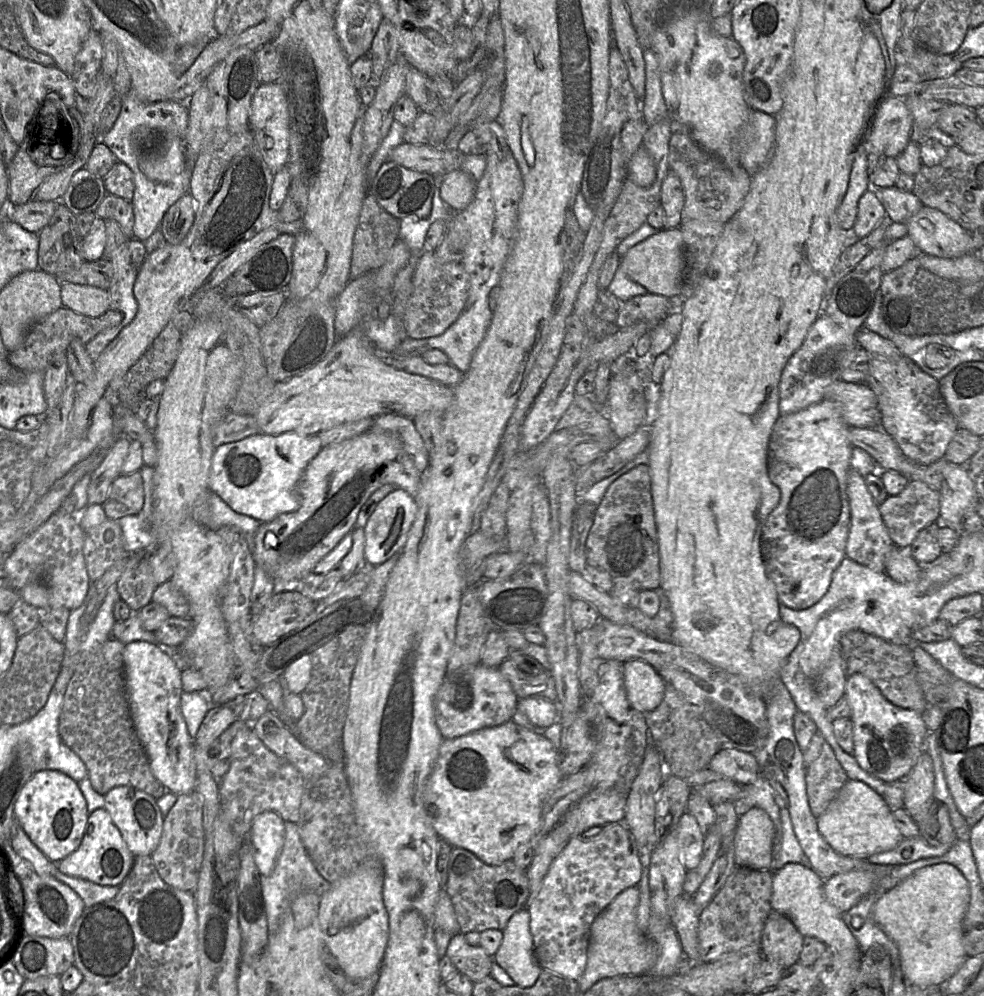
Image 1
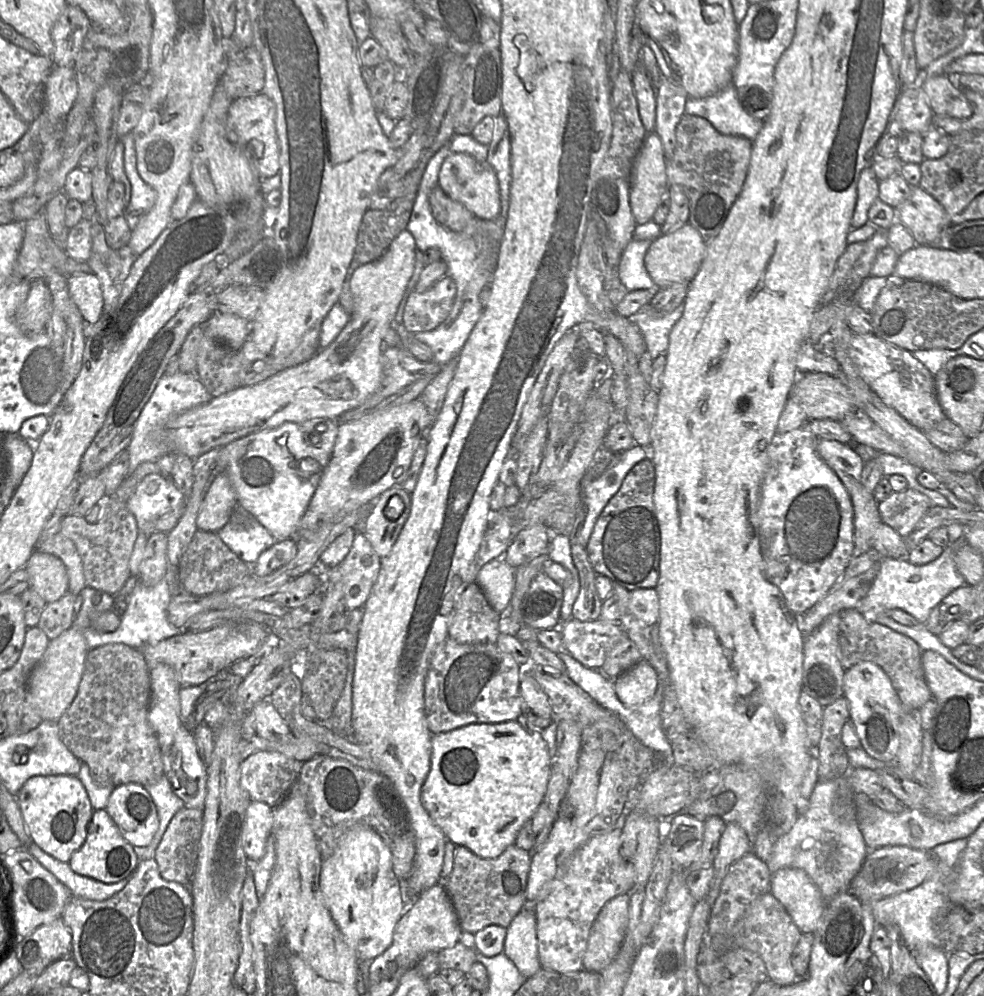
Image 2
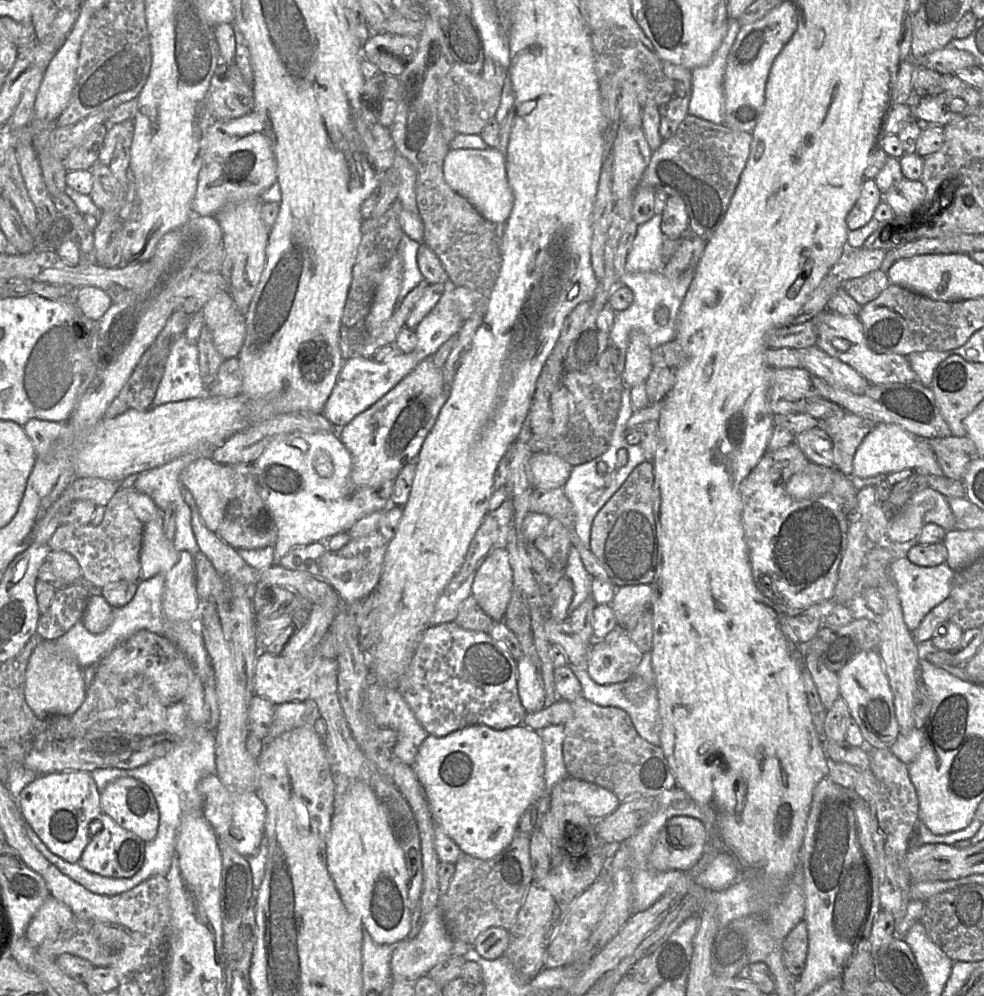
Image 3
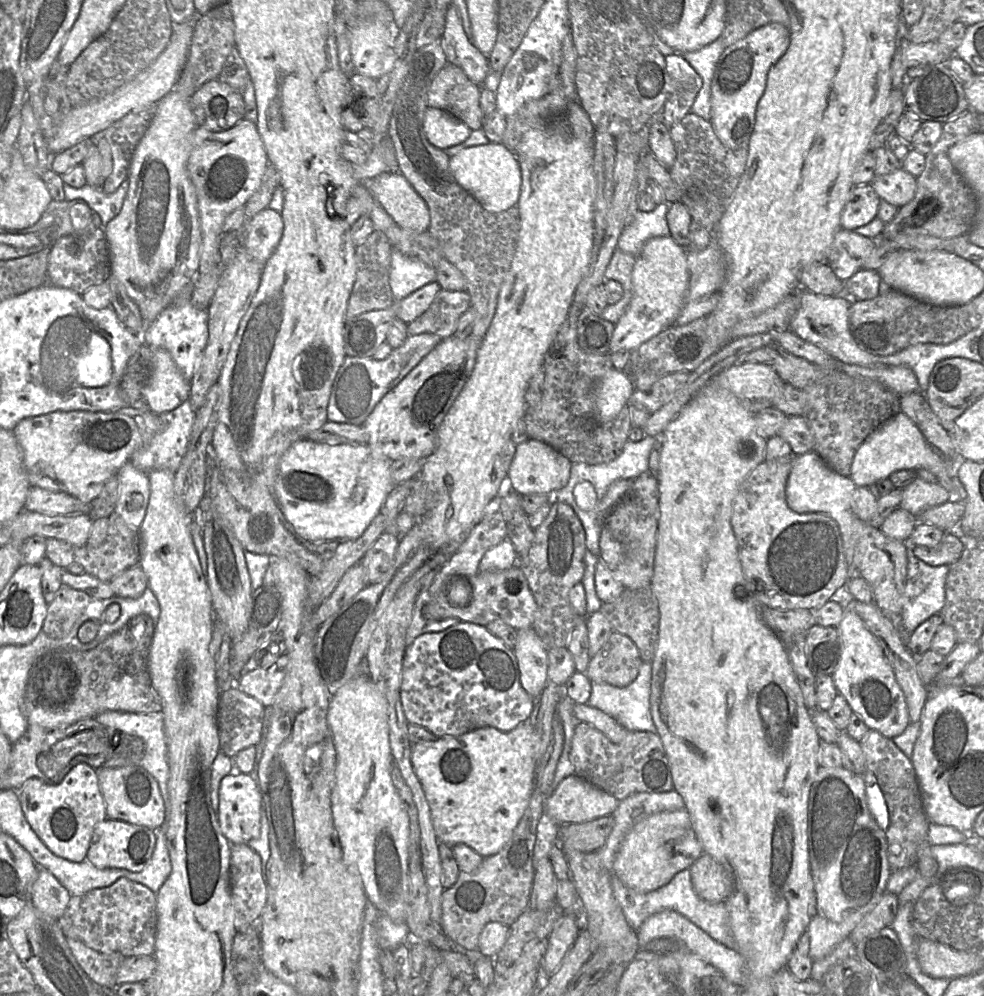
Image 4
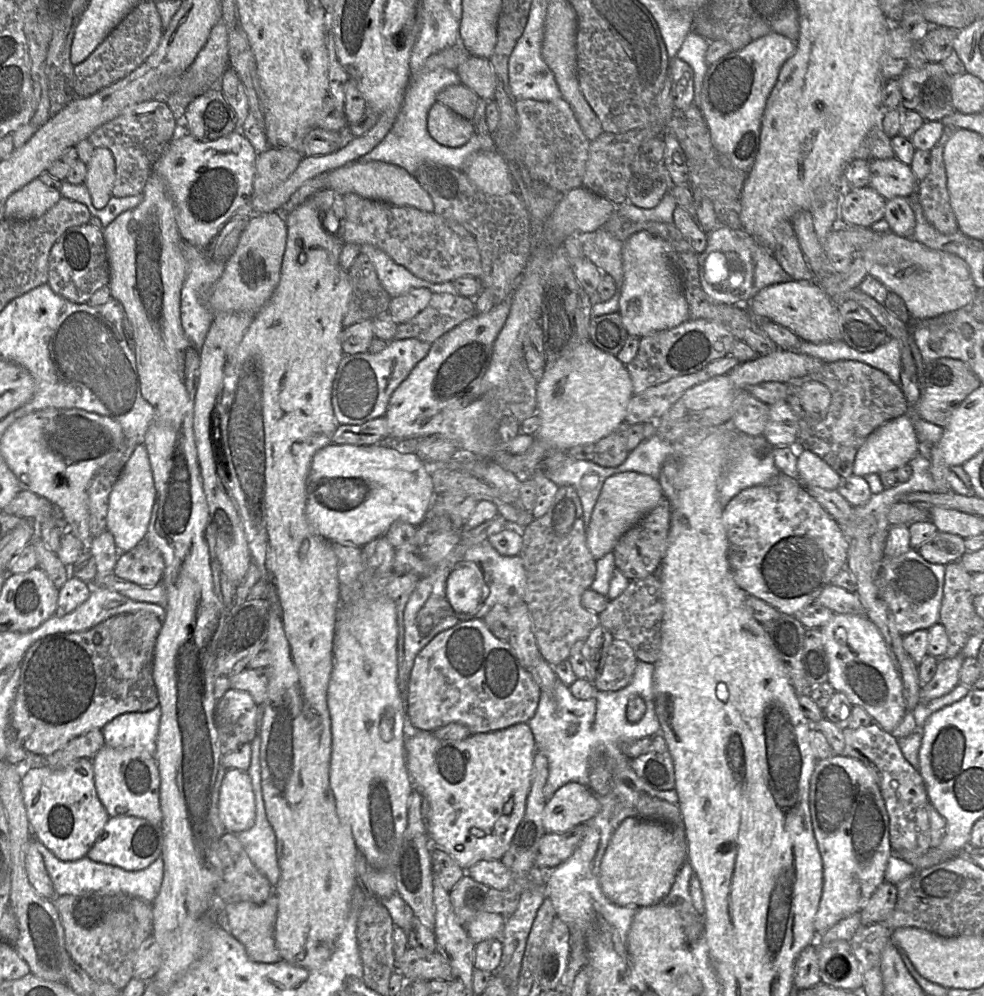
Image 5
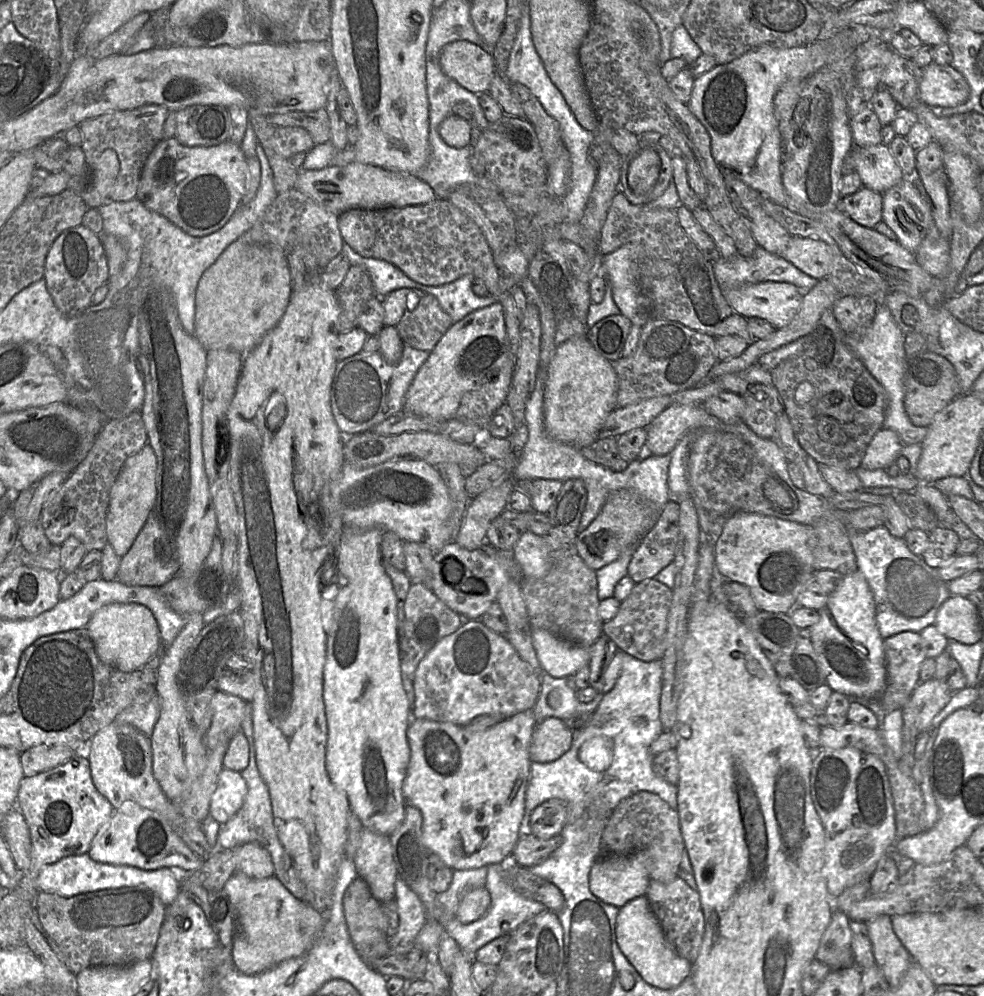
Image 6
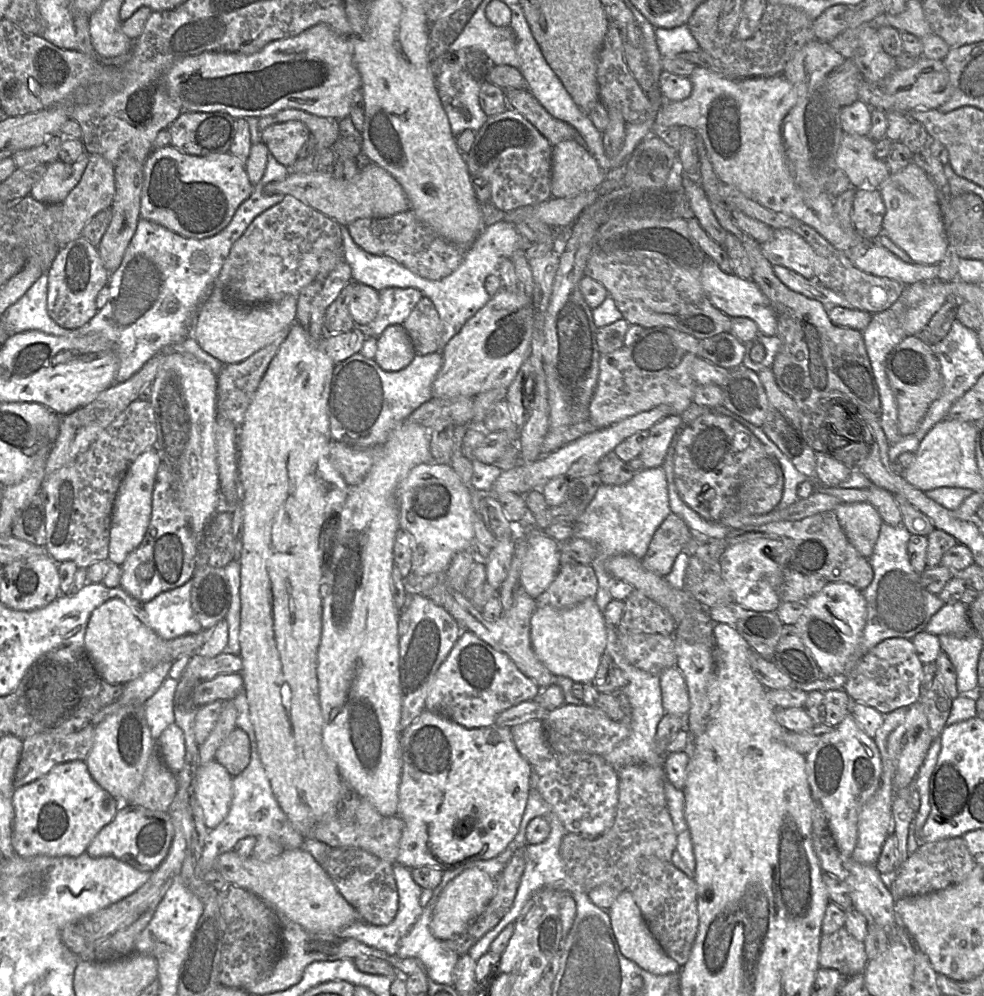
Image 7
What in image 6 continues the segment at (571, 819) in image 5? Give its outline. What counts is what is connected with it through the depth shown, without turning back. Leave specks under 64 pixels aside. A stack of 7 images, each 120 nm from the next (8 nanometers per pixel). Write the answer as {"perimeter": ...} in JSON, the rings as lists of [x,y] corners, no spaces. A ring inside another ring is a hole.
{"perimeter":[[[551,799],[532,812],[528,830],[530,835],[550,839],[559,835],[568,822],[569,814],[565,802]]]}

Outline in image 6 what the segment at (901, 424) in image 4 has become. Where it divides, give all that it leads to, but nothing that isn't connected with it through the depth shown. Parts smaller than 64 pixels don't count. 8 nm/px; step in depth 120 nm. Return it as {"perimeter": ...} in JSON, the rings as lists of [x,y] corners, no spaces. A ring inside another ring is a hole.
{"perimeter":[[[883,427],[869,444],[861,467],[869,470],[886,468],[897,461],[904,444],[899,435],[886,427]]]}

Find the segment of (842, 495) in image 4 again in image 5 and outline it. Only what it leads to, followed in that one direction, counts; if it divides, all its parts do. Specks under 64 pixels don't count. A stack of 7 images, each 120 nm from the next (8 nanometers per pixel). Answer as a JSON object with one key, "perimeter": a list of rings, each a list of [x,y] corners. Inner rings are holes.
{"perimeter":[[[807,449],[798,453],[798,480],[808,487],[837,490],[841,477],[824,460]]]}

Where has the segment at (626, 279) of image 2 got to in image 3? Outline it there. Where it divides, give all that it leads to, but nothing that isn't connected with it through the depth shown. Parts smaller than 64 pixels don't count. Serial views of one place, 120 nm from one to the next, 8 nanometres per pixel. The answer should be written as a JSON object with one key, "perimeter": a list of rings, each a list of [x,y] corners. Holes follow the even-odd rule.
{"perimeter":[[[654,214],[647,222],[637,225],[636,235],[625,261],[625,273],[659,272],[667,260],[662,255],[666,239],[661,231],[662,214]]]}

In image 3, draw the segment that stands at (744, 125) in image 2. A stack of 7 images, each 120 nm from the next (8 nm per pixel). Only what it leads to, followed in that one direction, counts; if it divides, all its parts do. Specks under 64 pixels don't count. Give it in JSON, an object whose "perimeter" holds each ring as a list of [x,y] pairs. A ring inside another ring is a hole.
{"perimeter":[[[731,20],[728,30],[712,59],[705,65],[692,69],[692,96],[688,113],[715,124],[724,123],[723,82],[728,53],[741,25]]]}

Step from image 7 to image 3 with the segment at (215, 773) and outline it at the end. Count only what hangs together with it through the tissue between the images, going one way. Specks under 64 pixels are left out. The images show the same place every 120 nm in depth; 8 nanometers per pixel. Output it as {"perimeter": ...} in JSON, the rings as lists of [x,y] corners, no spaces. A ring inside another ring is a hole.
{"perimeter":[[[216,774],[204,776],[198,783],[202,796],[201,812],[211,824],[218,838],[227,841],[244,856],[252,855],[259,848],[265,833],[266,808],[256,792],[231,793]]]}

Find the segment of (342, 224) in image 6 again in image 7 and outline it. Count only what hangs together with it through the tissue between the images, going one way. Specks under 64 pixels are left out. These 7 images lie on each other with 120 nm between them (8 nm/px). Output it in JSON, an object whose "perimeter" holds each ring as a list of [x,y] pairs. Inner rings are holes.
{"perimeter":[[[411,210],[386,218],[361,218],[346,226],[353,241],[365,252],[391,258],[430,281],[450,275],[461,264],[467,252],[445,240]]]}

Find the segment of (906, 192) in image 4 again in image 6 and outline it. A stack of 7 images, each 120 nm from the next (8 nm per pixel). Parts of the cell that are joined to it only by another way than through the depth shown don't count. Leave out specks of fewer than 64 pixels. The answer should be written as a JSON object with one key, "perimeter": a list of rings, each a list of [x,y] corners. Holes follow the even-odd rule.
{"perimeter":[[[884,144],[852,148],[854,171],[858,173],[864,187],[884,193],[899,184],[906,176]]]}

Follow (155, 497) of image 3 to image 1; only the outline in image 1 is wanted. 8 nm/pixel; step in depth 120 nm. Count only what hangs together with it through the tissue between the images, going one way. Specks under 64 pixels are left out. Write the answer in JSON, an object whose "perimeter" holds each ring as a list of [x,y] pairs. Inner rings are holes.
{"perimeter":[[[143,465],[143,477],[136,471],[114,481],[102,507],[109,519],[133,516],[141,513],[146,502],[153,503],[153,492],[154,469]]]}

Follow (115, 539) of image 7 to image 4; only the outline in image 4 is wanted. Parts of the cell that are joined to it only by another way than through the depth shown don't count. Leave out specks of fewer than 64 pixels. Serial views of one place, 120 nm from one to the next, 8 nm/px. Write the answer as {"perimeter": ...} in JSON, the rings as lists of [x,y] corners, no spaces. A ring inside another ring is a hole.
{"perimeter":[[[129,461],[117,472],[118,498],[115,511],[128,525],[140,529],[150,501],[150,480],[146,472]]]}

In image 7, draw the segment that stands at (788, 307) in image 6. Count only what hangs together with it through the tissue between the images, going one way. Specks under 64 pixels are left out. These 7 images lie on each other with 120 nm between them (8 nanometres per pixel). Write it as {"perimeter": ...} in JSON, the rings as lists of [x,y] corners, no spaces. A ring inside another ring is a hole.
{"perimeter":[[[707,258],[701,271],[701,283],[710,301],[729,317],[747,317],[753,320],[759,332],[766,335],[776,335],[777,317],[775,311],[759,286],[750,279],[743,279],[733,273],[723,271],[712,259]]]}

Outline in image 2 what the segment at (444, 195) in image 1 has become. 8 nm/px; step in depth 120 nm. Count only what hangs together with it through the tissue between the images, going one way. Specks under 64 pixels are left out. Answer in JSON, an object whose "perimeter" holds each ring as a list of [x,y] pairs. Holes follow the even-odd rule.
{"perimeter":[[[451,153],[442,164],[438,183],[451,199],[462,203],[474,216],[492,220],[499,215],[501,207],[498,180],[487,163],[479,162],[466,153]]]}

